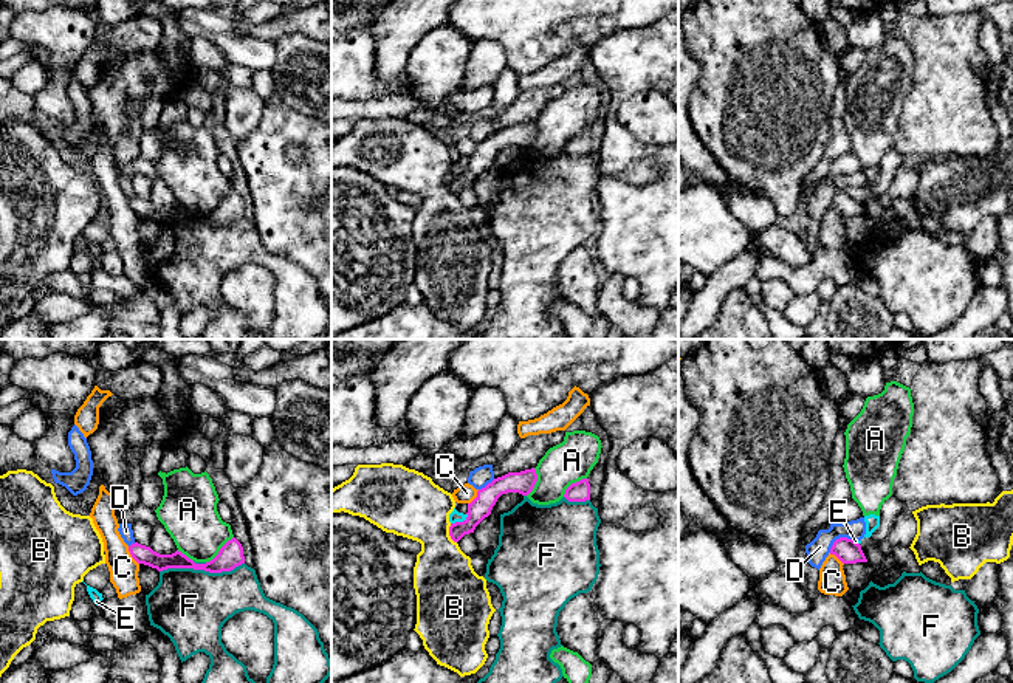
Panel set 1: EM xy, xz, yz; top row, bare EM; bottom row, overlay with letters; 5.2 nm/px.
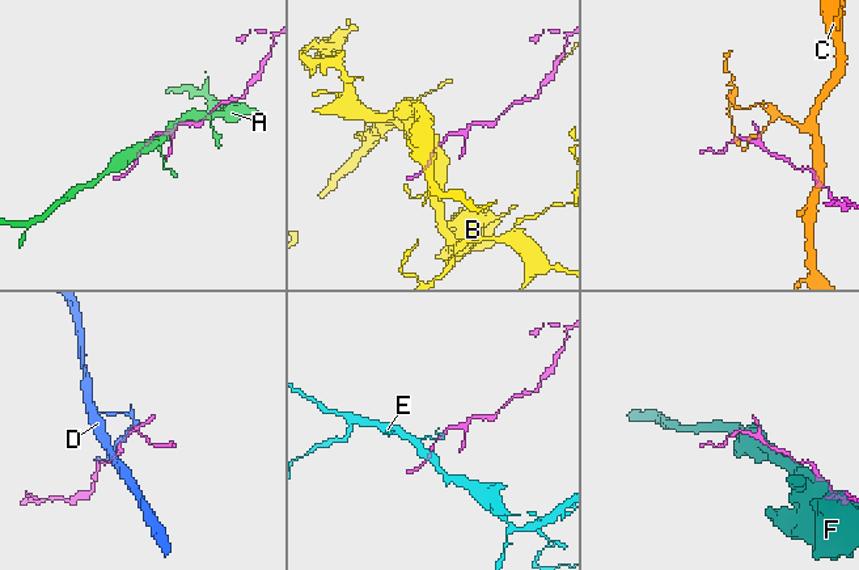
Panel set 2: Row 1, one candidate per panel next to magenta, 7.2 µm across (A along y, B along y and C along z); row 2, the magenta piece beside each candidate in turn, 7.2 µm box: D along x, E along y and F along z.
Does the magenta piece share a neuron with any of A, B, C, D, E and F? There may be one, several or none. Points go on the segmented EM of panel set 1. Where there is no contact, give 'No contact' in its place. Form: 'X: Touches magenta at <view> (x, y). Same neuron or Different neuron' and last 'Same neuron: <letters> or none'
A: Touches magenta at xy (220, 550). Different neuron
B: Touches magenta at xz (449, 533). Different neuron
C: Touches magenta at xy (132, 556). Different neuron
D: Touches magenta at yz (840, 538). Different neuron
E: Touches magenta at xz (459, 522). Different neuron
F: Touches magenta at xy (202, 569). Different neuron
Same neuron: none

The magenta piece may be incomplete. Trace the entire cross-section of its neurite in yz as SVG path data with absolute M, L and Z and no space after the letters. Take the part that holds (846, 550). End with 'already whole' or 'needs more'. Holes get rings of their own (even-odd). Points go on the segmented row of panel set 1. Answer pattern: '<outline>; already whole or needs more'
M847 537L836 539L830 548L830 554L835 554L843 564L867 562L861 545Z; already whole

